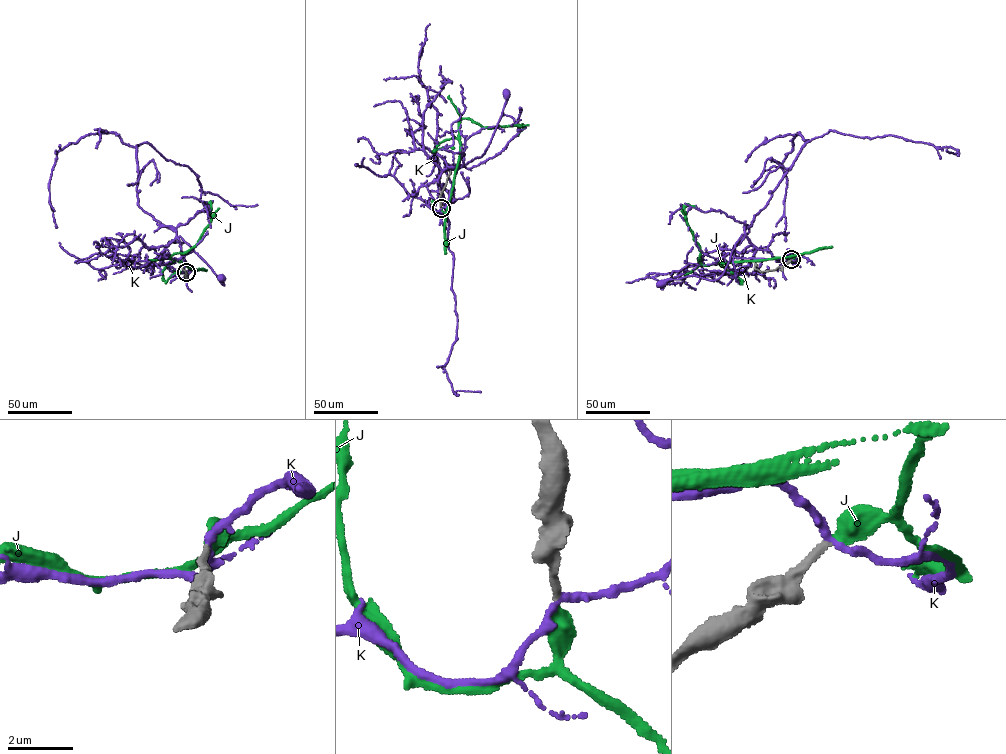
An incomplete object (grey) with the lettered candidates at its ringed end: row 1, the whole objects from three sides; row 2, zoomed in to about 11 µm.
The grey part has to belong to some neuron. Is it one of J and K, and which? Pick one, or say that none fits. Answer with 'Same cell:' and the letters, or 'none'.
Same cell: J

